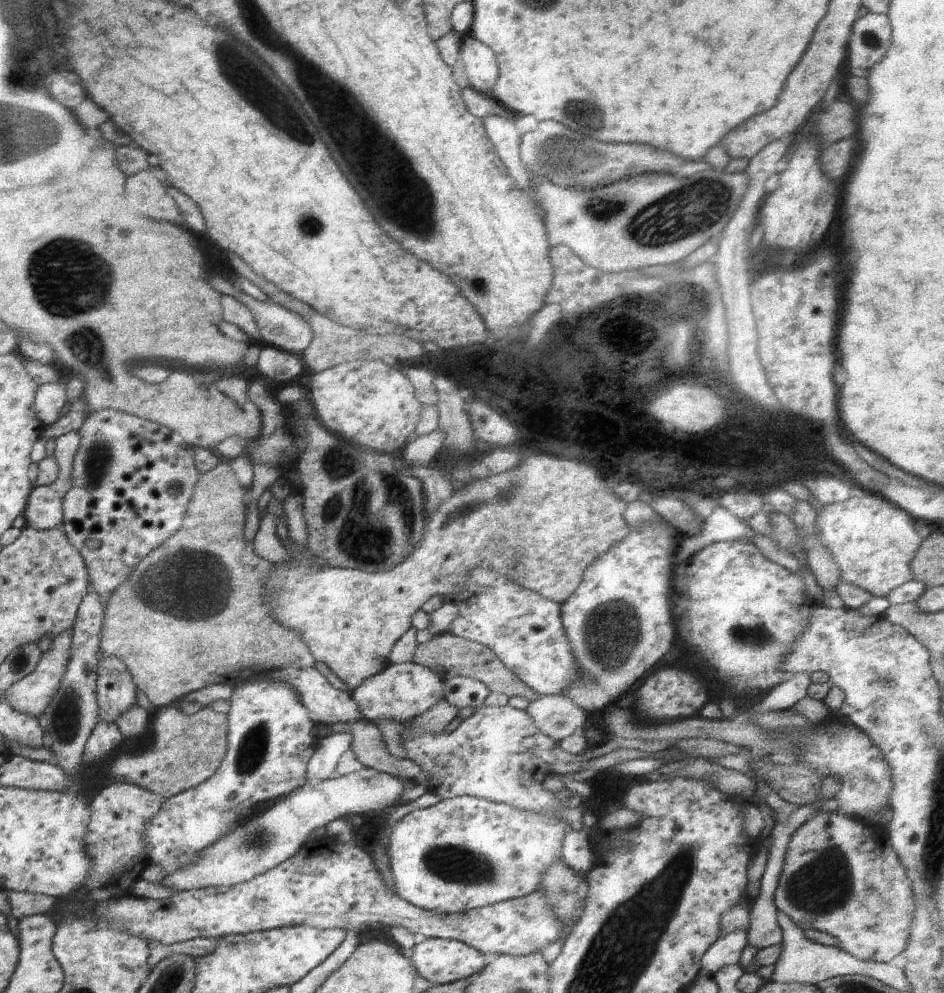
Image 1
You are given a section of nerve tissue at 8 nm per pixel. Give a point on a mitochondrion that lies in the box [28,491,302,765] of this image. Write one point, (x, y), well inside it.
(194, 583)

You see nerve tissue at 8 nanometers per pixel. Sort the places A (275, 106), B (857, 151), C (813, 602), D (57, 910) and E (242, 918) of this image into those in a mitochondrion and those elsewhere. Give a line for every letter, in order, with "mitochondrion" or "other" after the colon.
A: mitochondrion
B: other
C: other
D: other
E: other

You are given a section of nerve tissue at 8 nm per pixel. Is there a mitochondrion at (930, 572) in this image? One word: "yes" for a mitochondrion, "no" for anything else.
no

